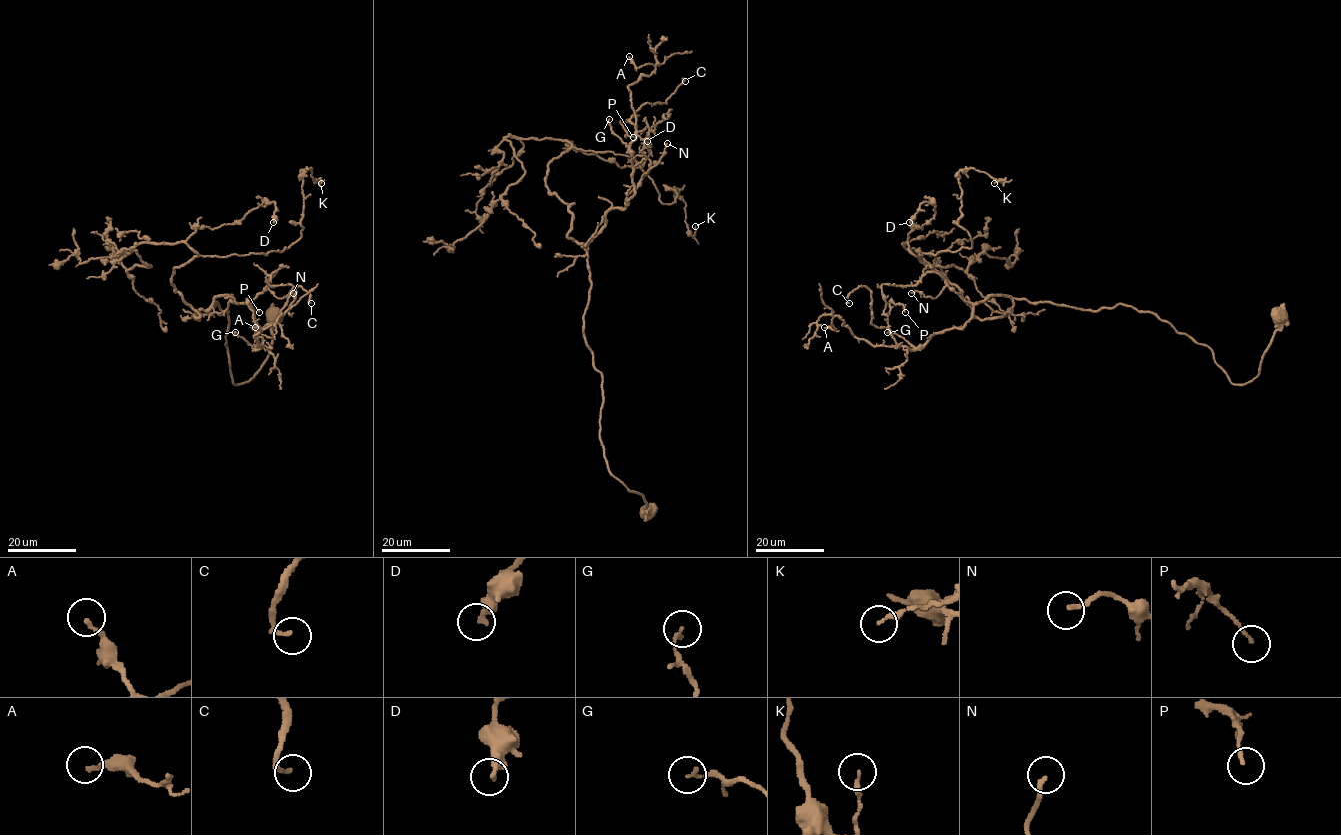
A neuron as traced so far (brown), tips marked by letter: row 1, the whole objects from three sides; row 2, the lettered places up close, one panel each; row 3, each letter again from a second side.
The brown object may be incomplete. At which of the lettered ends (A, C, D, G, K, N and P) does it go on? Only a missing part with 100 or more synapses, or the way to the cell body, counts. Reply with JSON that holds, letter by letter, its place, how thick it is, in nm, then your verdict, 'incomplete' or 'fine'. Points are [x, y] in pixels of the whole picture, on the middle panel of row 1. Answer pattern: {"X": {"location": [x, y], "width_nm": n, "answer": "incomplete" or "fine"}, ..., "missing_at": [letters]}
{"A": {"location": [629, 56], "width_nm": 180, "answer": "fine"}, "C": {"location": [685, 81], "width_nm": 160, "answer": "fine"}, "D": {"location": [647, 141], "width_nm": 360, "answer": "fine"}, "G": {"location": [609, 119], "width_nm": 150, "answer": "fine"}, "K": {"location": [695, 226], "width_nm": 170, "answer": "fine"}, "N": {"location": [667, 143], "width_nm": 170, "answer": "fine"}, "P": {"location": [633, 137], "width_nm": 130, "answer": "fine"}, "missing_at": []}

